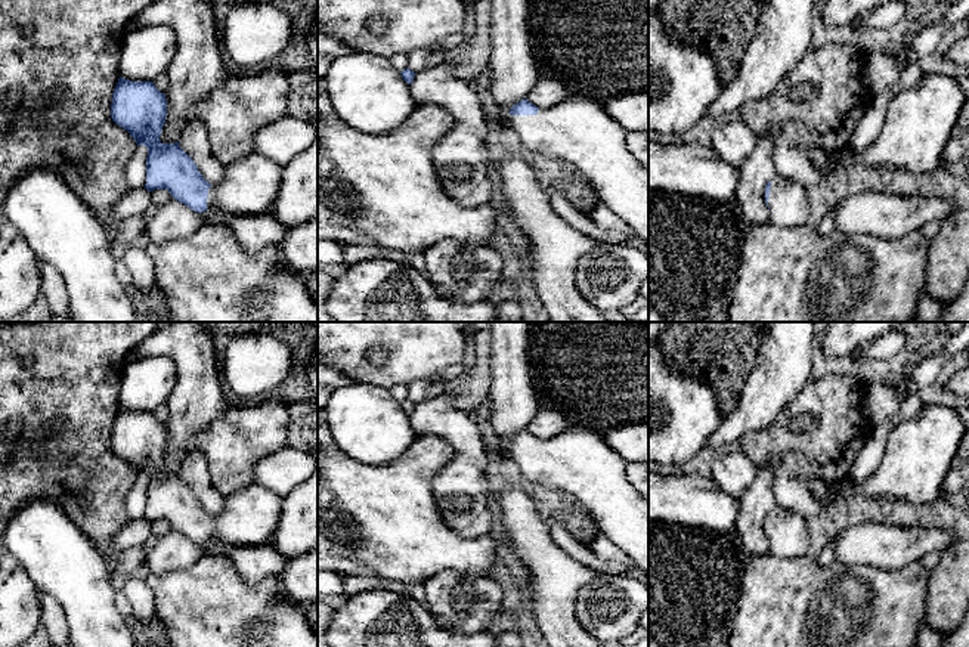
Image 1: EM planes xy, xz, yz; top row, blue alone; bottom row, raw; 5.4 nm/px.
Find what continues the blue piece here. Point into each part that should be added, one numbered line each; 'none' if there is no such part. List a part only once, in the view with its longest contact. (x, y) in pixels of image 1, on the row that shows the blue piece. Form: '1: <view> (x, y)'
1: xz (579, 130)

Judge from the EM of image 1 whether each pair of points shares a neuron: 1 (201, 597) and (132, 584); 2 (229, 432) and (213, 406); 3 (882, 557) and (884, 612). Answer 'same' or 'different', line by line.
1: different
2: different
3: different

